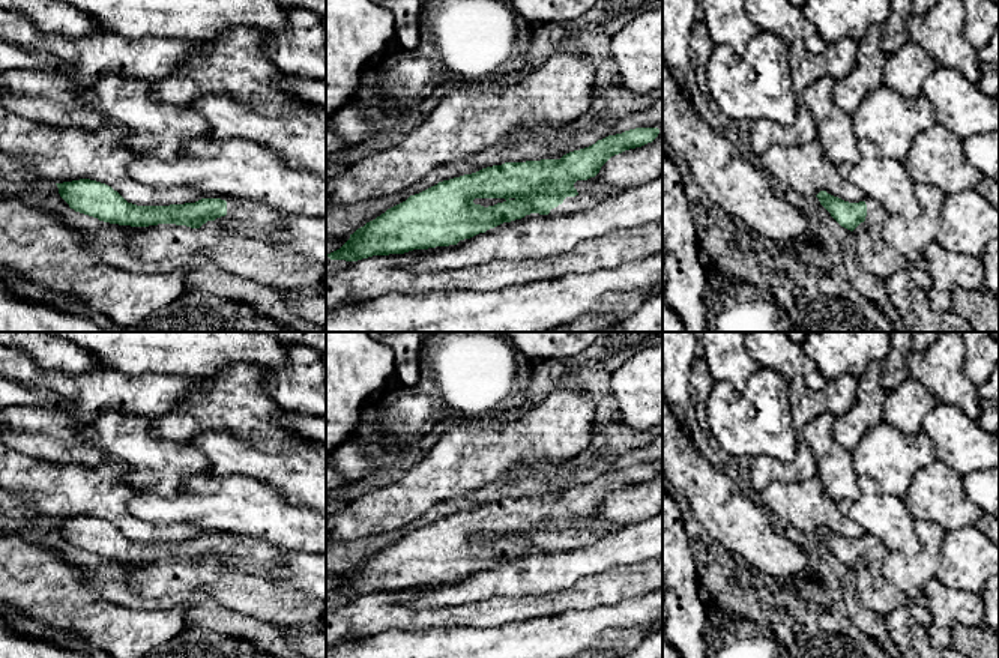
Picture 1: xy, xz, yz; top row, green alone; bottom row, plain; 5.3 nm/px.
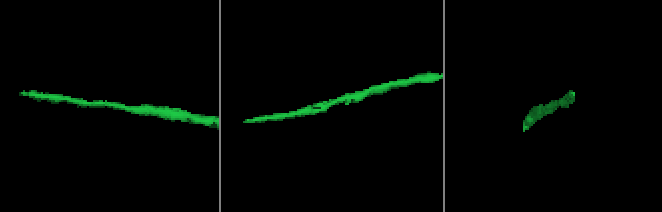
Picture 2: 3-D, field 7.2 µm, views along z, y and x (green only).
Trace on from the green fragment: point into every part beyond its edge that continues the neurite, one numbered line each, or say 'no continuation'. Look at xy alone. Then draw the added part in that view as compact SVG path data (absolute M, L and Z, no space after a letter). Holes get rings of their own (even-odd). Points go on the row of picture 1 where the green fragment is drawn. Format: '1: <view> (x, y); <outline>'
1: xy (259, 221); M221 197L227 201L227 215L216 218L215 222L222 225L240 227L245 236L279 243L288 237L282 224L290 218L279 210L258 201Z

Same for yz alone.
1: yz (876, 214); M865 197L864 198L865 204L867 204L867 216L865 216L865 224L874 231L877 233L885 219L888 218L888 212L886 209L877 203L876 200L870 198L870 197Z

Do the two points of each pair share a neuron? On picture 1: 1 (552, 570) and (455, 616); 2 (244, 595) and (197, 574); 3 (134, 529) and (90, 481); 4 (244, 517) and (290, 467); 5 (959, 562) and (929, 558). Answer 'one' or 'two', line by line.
1: two
2: one
3: one
4: two
5: two

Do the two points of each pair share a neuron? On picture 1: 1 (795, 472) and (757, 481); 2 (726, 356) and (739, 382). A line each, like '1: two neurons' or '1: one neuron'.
1: one neuron
2: one neuron

